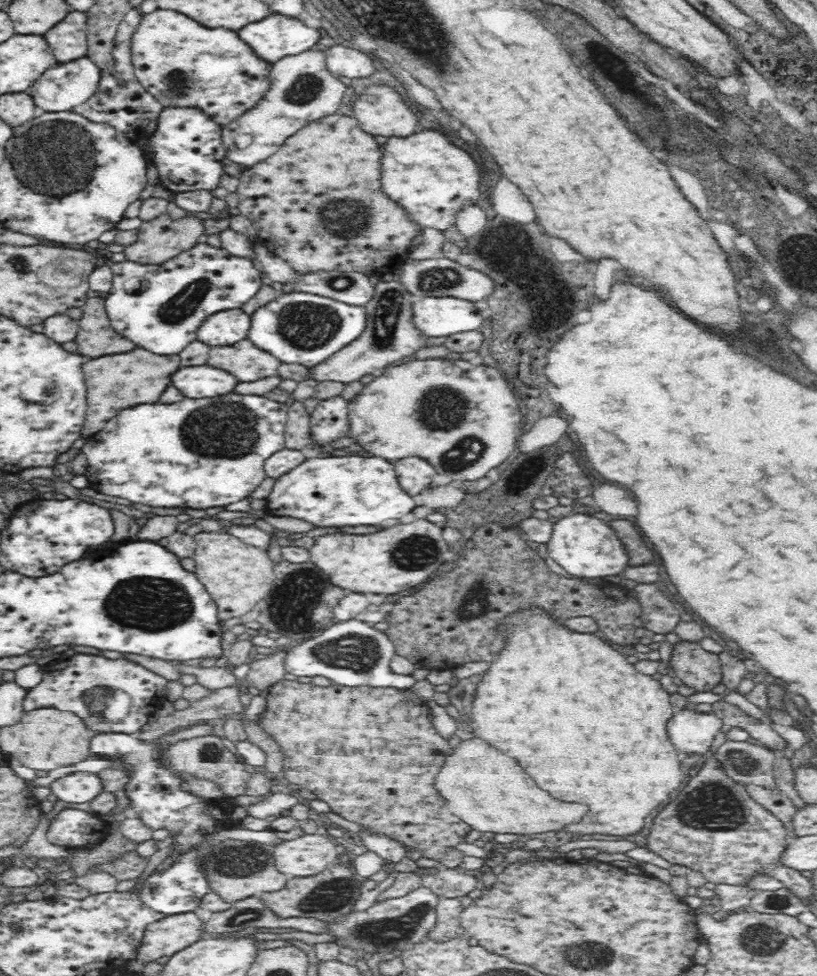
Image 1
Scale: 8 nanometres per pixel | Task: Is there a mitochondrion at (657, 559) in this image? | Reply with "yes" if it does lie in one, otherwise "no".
no

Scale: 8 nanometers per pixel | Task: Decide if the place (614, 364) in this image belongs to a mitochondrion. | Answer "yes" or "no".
yes

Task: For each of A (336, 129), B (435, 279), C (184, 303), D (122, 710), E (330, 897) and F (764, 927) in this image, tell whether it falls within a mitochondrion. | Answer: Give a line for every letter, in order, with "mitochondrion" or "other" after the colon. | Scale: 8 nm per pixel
A: other
B: mitochondrion
C: mitochondrion
D: mitochondrion
E: mitochondrion
F: mitochondrion

